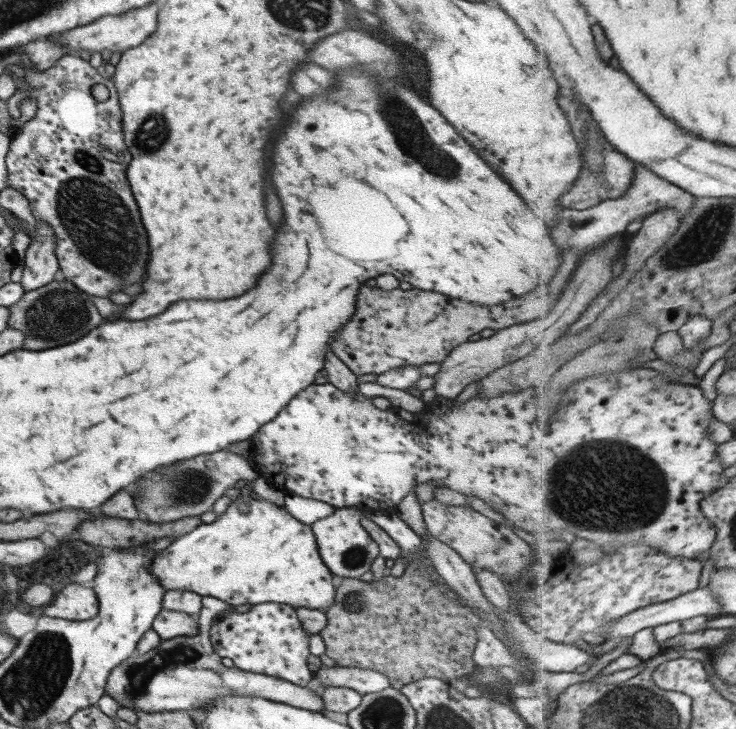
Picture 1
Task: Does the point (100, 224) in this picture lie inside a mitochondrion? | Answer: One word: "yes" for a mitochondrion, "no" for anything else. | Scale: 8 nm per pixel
yes

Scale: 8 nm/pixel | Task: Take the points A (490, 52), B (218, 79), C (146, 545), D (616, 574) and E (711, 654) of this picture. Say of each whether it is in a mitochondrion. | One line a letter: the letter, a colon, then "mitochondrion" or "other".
A: other
B: other
C: other
D: other
E: other

